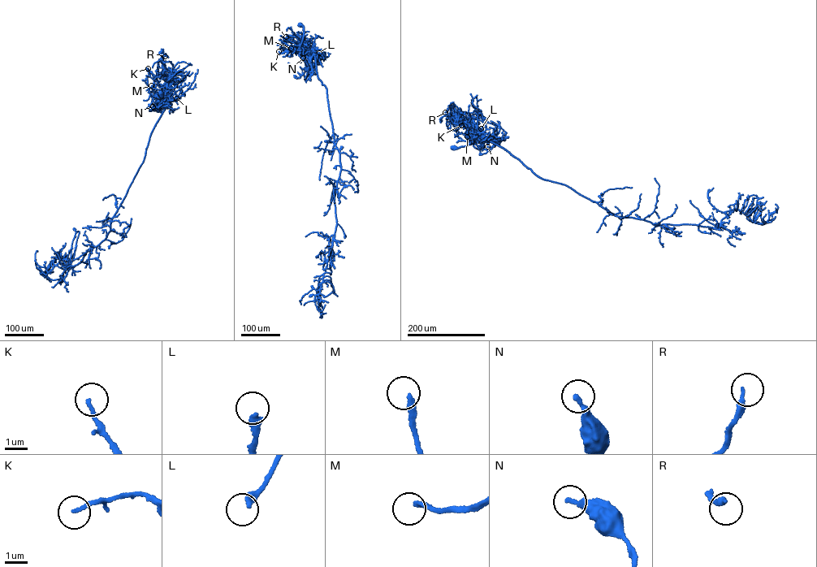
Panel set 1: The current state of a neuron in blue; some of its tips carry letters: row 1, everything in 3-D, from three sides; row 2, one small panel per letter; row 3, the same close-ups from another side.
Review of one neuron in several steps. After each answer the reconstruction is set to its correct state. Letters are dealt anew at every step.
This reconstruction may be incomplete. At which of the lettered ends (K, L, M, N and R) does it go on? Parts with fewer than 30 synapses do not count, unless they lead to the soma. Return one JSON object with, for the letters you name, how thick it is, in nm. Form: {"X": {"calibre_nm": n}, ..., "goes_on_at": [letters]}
{"L": {"calibre_nm": 340}, "M": {"calibre_nm": 240}, "goes_on_at": ["L", "M"]}

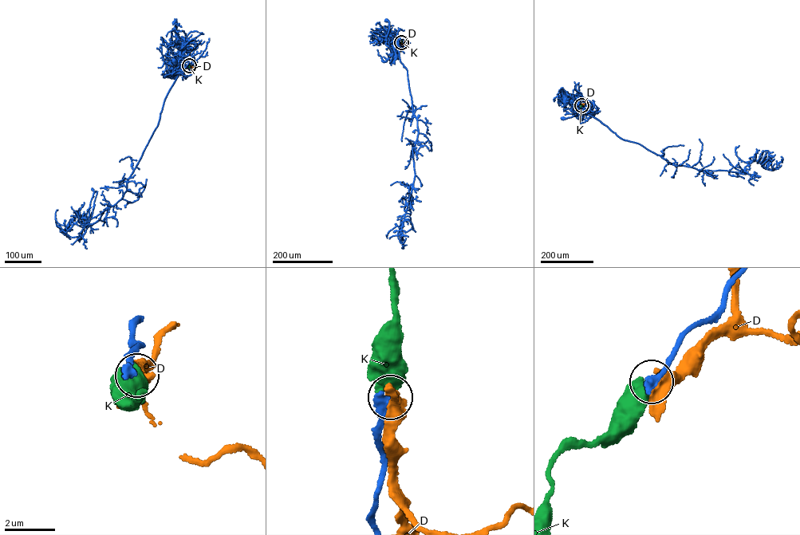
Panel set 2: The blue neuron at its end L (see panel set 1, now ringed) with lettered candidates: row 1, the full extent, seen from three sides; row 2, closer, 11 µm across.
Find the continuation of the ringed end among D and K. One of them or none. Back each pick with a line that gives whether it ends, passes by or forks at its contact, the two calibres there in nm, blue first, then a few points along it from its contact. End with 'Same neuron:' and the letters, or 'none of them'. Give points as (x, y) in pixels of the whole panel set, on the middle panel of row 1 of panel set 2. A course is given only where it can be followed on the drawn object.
K: it ends; calibres 360 and 550 nm
Same neuron: K

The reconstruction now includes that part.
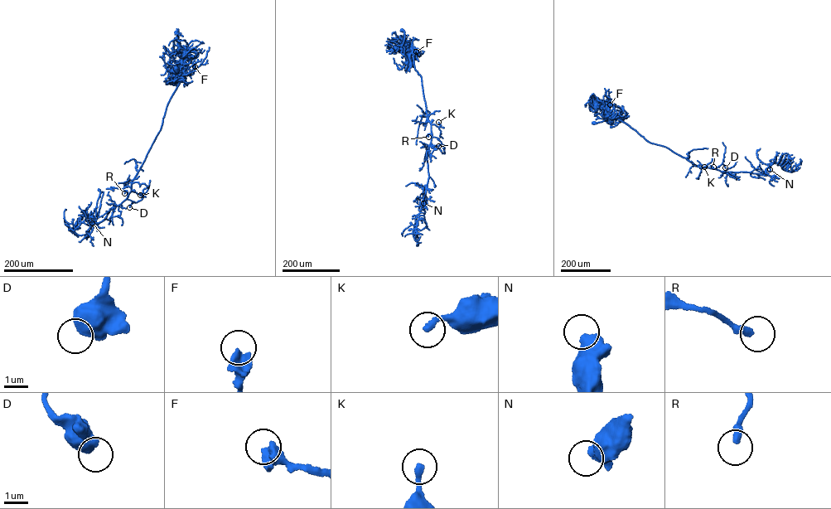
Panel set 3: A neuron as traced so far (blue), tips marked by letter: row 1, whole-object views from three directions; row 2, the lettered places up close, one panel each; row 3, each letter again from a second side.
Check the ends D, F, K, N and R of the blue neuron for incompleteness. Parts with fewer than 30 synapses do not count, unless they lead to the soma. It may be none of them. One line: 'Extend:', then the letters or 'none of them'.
Extend: F

